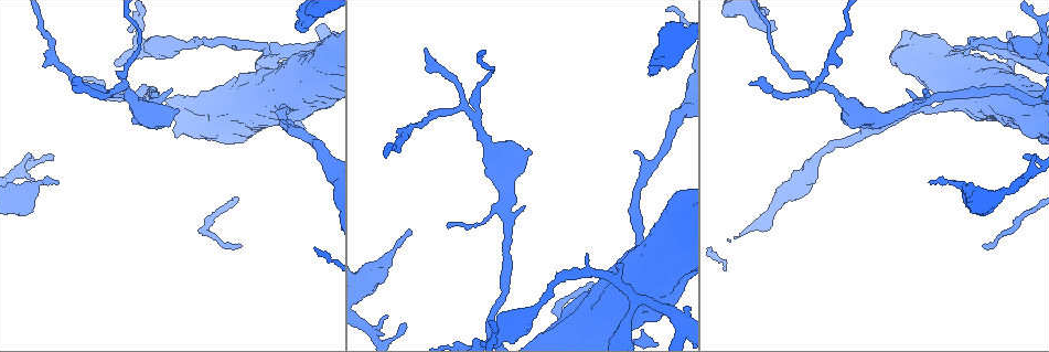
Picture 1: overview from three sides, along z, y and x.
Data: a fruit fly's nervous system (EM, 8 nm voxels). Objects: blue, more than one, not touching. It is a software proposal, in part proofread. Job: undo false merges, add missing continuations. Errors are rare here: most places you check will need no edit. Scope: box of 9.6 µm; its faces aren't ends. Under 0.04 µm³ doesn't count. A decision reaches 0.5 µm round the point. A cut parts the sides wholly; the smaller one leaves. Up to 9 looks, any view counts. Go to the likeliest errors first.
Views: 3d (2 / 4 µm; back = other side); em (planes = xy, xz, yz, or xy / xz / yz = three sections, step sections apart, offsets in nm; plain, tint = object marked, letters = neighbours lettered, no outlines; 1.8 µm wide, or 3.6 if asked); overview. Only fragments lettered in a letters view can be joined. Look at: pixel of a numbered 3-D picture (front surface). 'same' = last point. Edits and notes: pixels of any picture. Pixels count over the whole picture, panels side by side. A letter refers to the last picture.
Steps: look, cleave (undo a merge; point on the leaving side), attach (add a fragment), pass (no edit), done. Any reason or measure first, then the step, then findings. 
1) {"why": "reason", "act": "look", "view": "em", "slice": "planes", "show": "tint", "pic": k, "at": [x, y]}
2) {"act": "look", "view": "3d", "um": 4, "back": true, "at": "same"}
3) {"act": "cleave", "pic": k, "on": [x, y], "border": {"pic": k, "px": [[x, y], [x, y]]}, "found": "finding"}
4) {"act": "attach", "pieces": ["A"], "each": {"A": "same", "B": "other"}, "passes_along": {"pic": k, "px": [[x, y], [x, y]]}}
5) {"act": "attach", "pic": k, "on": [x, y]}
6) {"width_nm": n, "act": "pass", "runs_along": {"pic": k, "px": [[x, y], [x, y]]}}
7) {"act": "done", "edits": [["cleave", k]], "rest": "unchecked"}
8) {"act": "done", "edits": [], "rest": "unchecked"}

{"why": "stops while still wide", "act": "look", "view": "em", "slice": "xy", "step": 8, "show": "tint", "pic": 1, "at": [774, 29]}

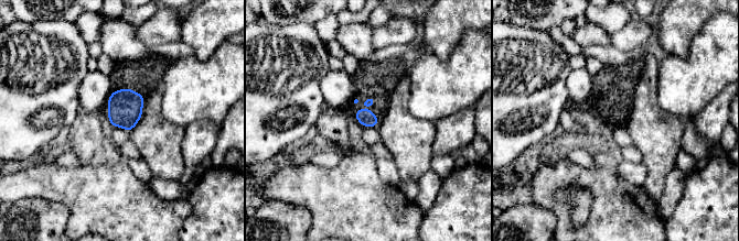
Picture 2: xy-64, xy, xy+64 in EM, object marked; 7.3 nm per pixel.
{"act": "look", "view": "em", "slice": "xy", "step": 8, "show": "letters", "at": "same"}

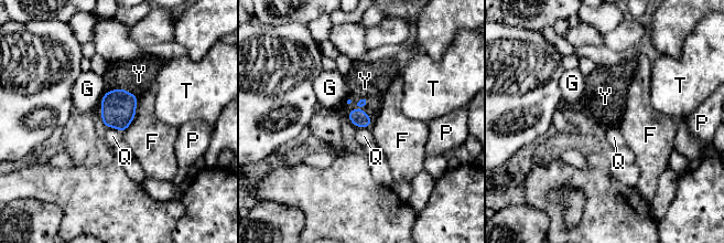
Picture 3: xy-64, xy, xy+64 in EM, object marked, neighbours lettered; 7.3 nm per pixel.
{"act": "attach", "pieces": ["Y"], "each": {"F": "other", "G": "other", "P": "other", "Q": "other", "T": "other", "Y": "same"}, "passes_along": {"pic": 3, "px": [[117, 111], [107, 92], [137, 75]]}, "found": "it goes on there"}

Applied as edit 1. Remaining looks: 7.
{"why": "free end", "act": "look", "view": "3d", "um": 4, "pic": 1, "at": [74, 84]}

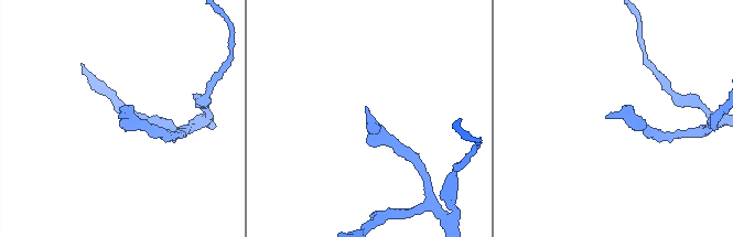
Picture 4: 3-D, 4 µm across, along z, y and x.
{"why": "now the EM", "act": "look", "view": "em", "slice": "planes", "show": "letters", "pic": 4, "at": [605, 116]}

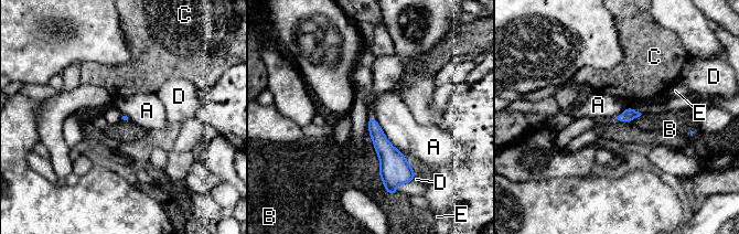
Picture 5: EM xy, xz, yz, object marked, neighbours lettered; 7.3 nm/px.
{"act": "pass", "each": {"A": "other", "B": "other", "C": "other", "D": "other", "E": "other"}, "border": {"pic": 5, "px": [[370, 115], [385, 137], [403, 153]]}, "found": "none of them fits"}

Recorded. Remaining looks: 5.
{"why": "sharp bend", "act": "look", "view": "3d", "um": 2, "pic": 1, "at": [682, 318]}

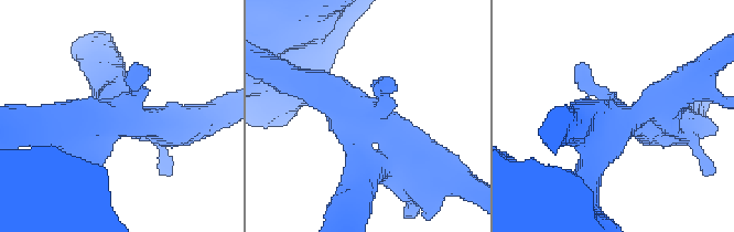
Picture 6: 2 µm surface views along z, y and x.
{"act": "look", "view": "em", "slice": "yz", "step": 4, "show": "letters", "pic": 6, "at": [362, 122]}

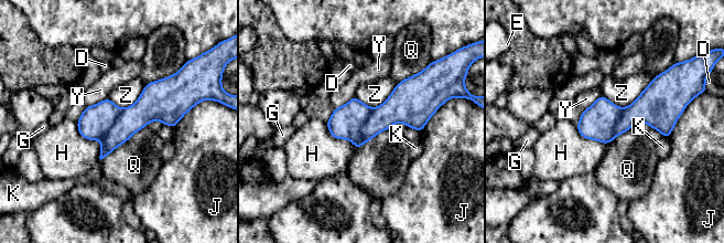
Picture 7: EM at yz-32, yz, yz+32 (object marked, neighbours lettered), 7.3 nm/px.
{"act": "look", "view": "em", "slice": "planes", "show": "letters", "at": "same"}

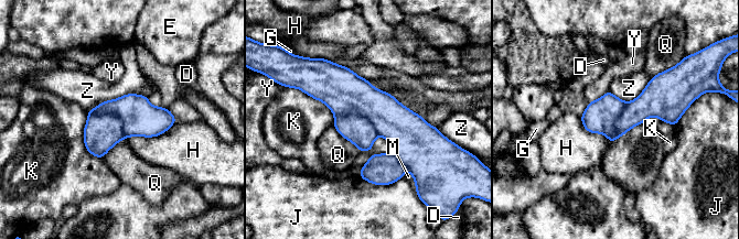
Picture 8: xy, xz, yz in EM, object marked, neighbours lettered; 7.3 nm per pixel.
{"width_nm": 280, "act": "cleave", "pic": 8, "on": [139, 117], "each": {"D": "other", "E": "other", "G": "other", "H": "other", "J": "other", "K": "other", "M": "other", "Q": "other", "Y": "other", "Z": "other"}, "border": {"pic": 8, "px": [[88, 113], [115, 113], [126, 137]]}, "found": "two neurons meet here"}

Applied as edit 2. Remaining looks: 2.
{"why": "free end", "act": "look", "view": "em", "slice": "planes", "show": "plain", "pic": 1, "at": [386, 317]}

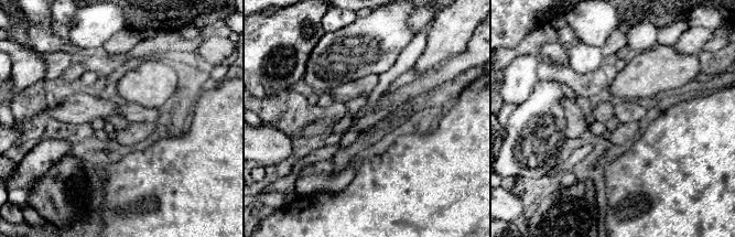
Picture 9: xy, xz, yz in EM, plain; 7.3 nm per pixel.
{"act": "look", "view": "em", "slice": "planes", "show": "letters", "at": "same"}

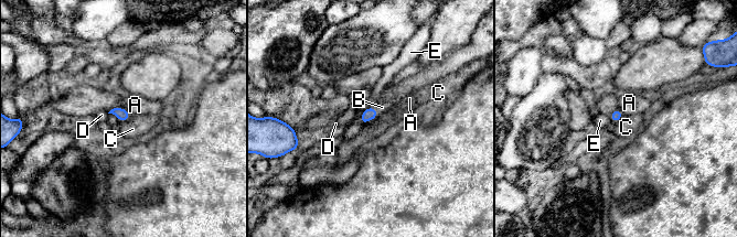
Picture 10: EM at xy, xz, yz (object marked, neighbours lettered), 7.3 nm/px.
{"act": "pass", "each": {"A": "other", "B": "other", "C": "other", "D": "other", "E": "other"}, "border": {"pic": 10, "px": [[378, 115], [363, 125]]}, "found": "no lettered fragment goes on from it"}

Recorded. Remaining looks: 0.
{"act": "done", "edits": [["attach", 3], ["cleave", 8]], "rest": "unchecked"}

